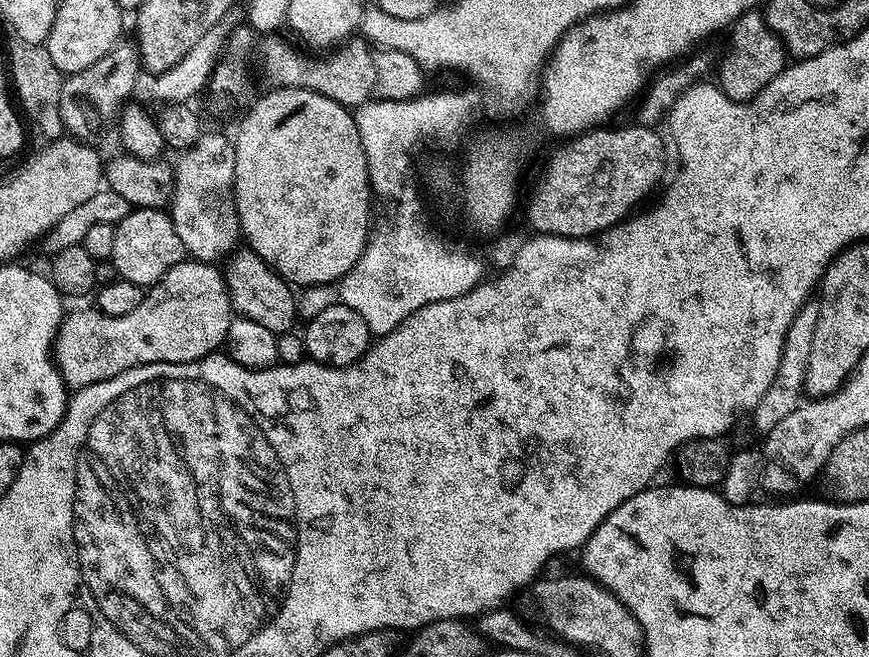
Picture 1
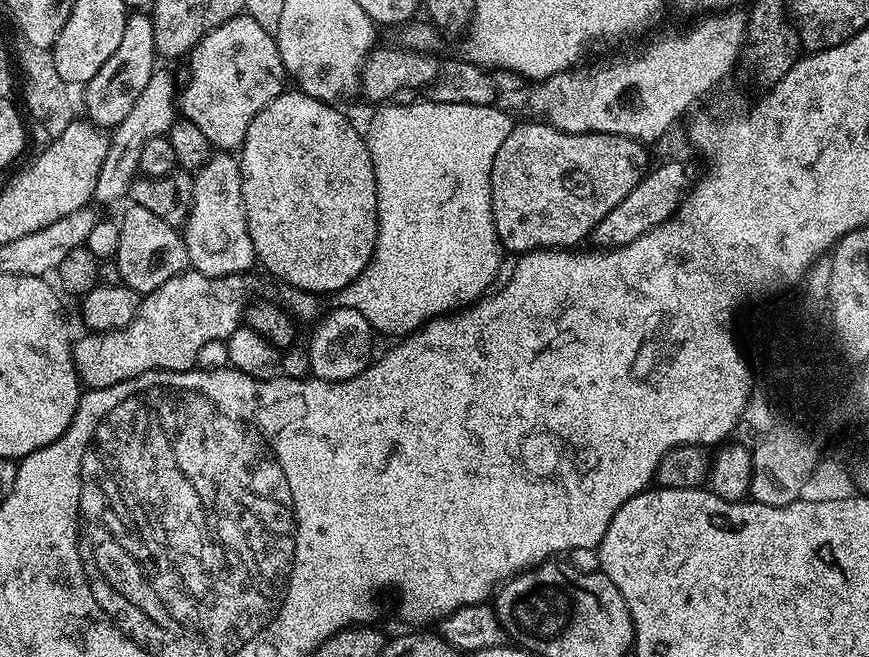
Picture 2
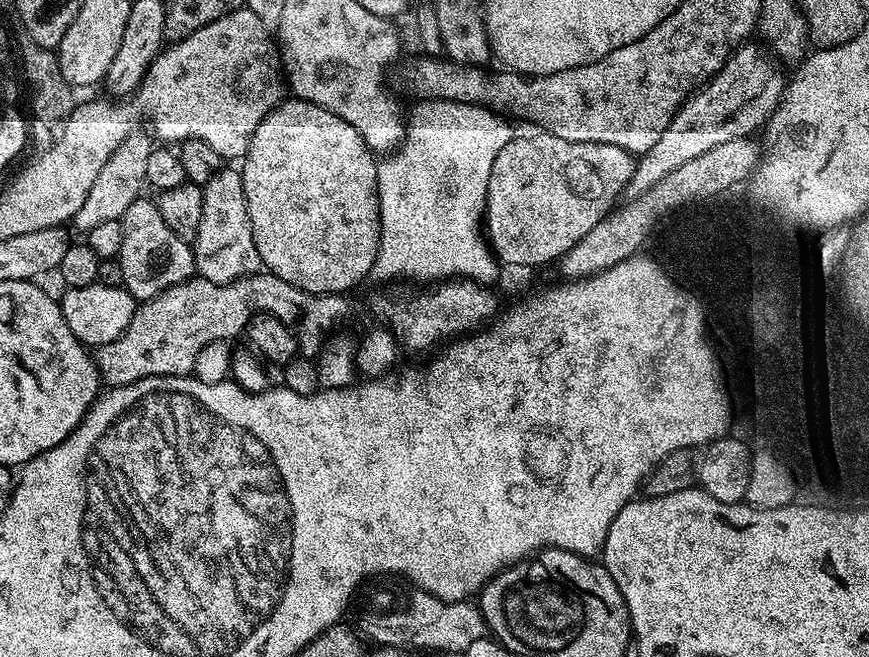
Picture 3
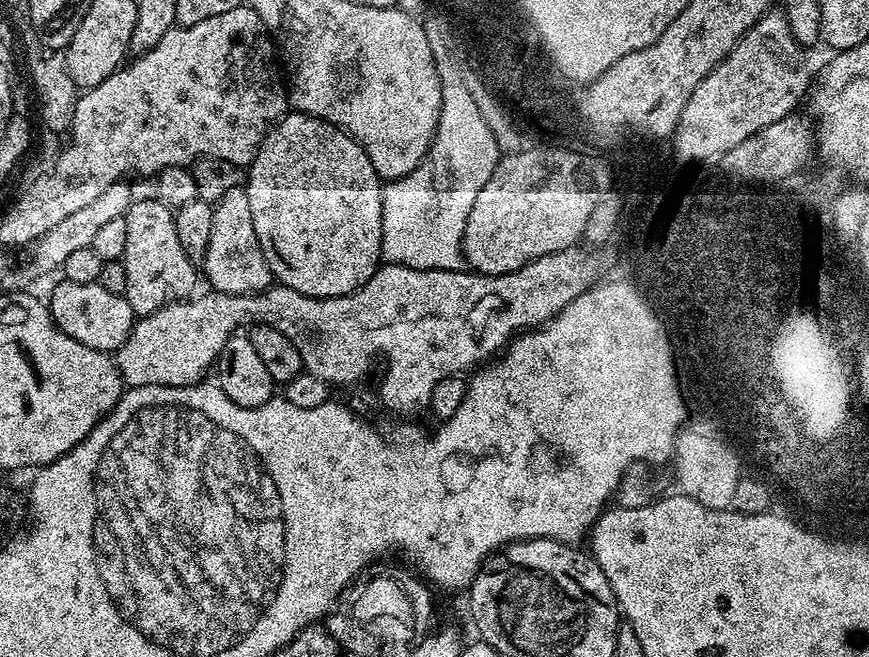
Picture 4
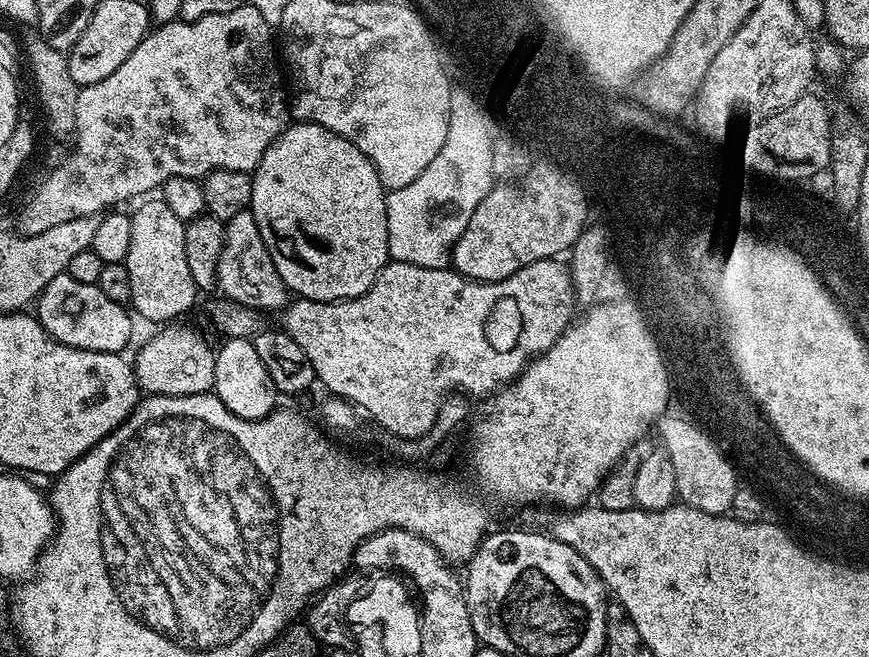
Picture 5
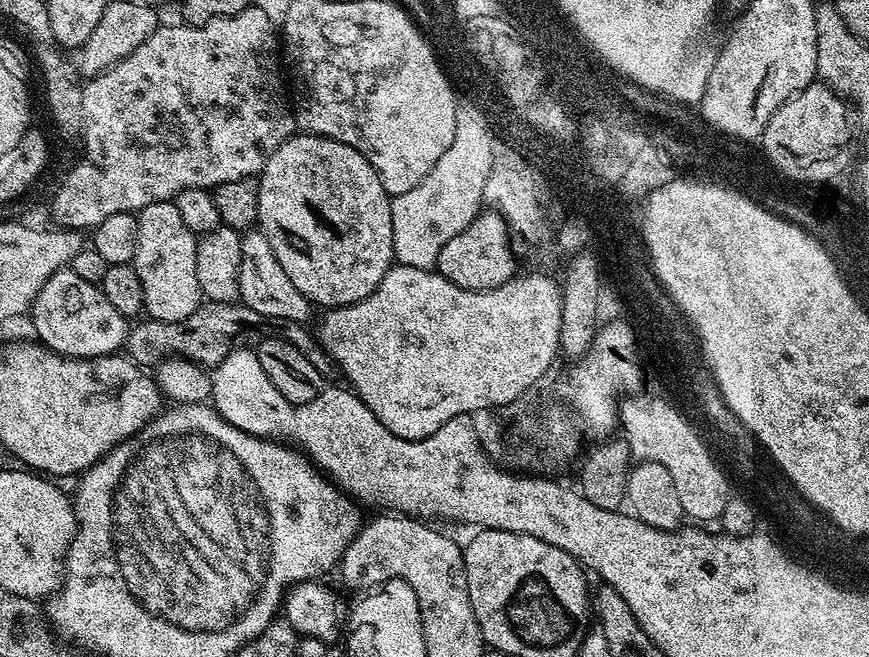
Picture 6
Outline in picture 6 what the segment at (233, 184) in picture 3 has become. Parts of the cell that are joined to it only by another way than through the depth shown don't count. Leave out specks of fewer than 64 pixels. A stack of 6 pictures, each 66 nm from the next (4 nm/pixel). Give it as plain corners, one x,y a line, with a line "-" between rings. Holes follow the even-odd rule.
248,230
240,237
240,269
238,270
239,303
257,317
269,316
272,320
283,322
304,322
314,311
313,305
300,293
298,286
290,282
286,270
282,270
278,258
274,258
274,250
270,250
270,242
259,230

